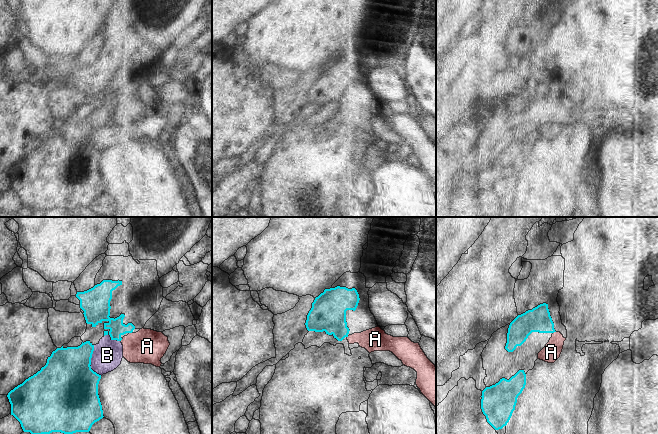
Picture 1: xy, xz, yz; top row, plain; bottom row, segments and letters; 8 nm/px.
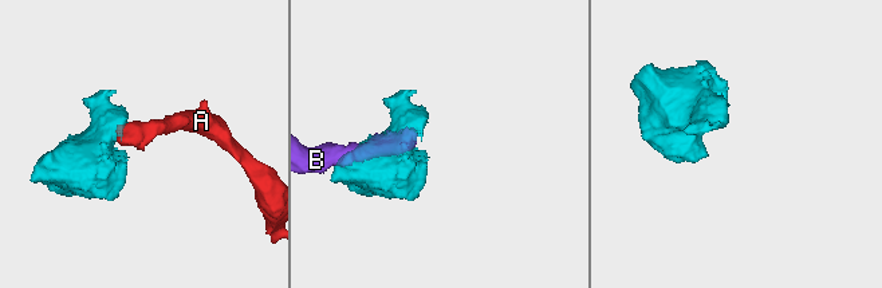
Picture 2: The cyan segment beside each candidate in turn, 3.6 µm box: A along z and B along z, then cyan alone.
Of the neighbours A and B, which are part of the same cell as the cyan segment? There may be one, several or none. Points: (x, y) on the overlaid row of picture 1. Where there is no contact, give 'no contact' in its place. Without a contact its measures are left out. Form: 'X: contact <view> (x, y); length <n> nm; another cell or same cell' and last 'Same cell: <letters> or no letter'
A: contact xy (130, 332); length 30 nm; another cell
B: contact xy (90, 362); length 260 nm; another cell
Same cell: no letter

